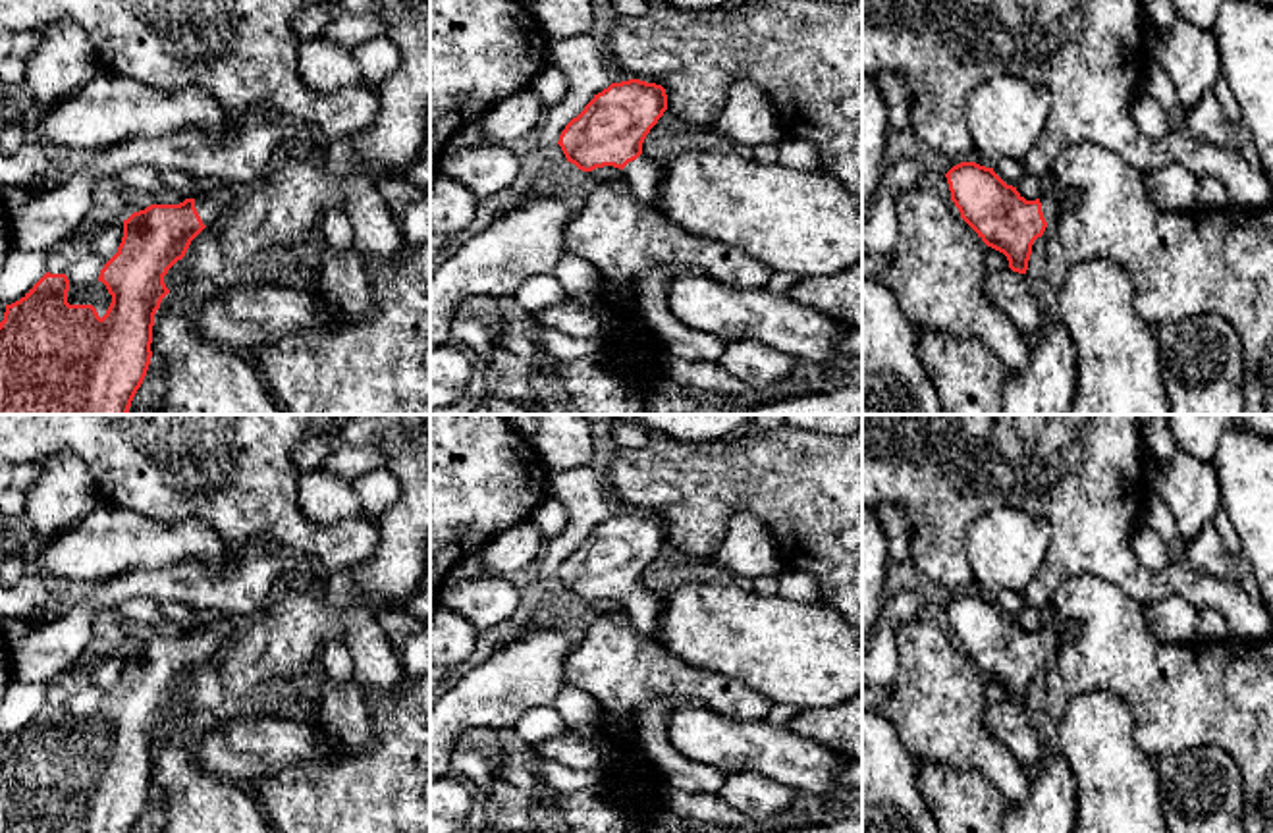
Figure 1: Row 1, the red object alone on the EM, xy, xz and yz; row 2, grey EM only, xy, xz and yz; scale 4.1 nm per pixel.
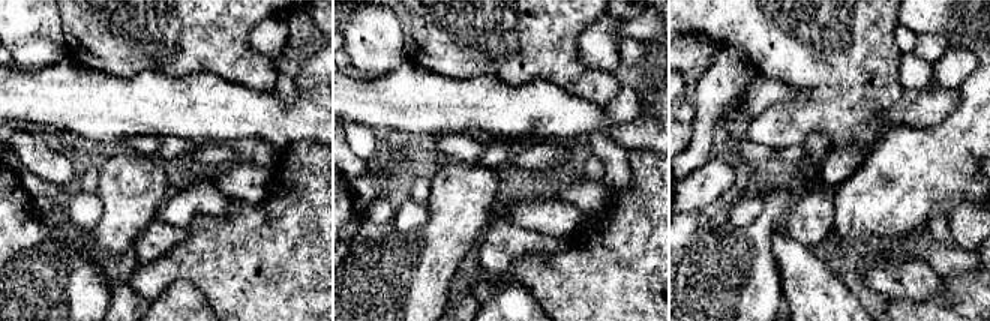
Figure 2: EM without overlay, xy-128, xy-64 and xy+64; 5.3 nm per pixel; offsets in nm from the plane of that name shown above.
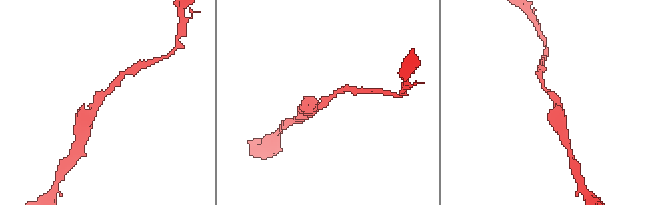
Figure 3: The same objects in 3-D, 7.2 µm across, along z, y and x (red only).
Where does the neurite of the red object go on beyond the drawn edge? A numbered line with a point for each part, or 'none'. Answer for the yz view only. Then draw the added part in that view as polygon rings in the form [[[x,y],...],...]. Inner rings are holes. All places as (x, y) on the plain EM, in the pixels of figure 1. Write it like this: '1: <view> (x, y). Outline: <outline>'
1: yz (1056, 635). Outline: [[[1047,619],[1040,631],[1045,654],[1057,654],[1065,644],[1074,640],[1076,632],[1078,627],[1074,625],[1063,625],[1059,621]]]

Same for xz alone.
1: xz (645, 608). Outline: [[[640,586],[636,592],[629,594],[621,605],[629,615],[635,632],[638,632],[642,638],[656,638],[660,617],[664,613],[662,596]]]

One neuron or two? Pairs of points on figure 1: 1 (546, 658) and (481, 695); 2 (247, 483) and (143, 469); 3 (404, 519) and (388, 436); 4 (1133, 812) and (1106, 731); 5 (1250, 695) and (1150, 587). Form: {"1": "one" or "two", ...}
{"1": "one", "2": "one", "3": "one", "4": "one", "5": "two"}

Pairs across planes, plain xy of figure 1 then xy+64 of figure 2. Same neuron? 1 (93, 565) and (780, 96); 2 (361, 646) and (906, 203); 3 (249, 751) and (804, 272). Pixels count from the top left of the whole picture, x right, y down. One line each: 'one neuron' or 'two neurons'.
1: one neuron
2: two neurons
3: two neurons

